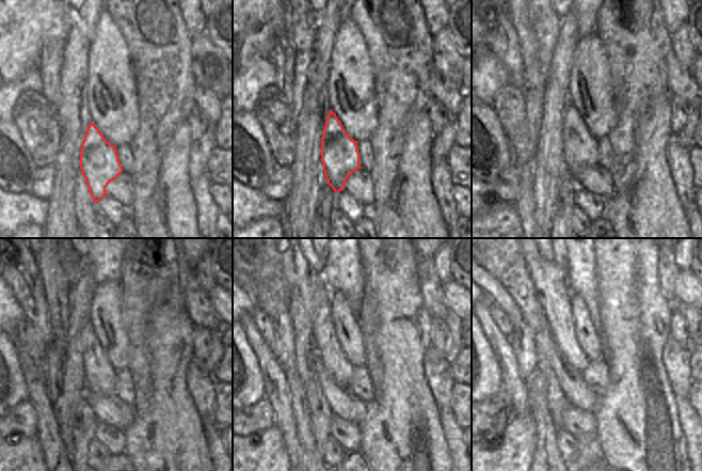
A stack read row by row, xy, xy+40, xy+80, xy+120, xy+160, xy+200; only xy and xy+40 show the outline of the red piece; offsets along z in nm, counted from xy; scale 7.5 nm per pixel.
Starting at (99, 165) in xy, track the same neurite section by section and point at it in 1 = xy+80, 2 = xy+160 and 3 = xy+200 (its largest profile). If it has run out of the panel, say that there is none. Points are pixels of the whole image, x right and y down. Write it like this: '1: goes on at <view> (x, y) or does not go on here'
1: goes on at xy+80 (579, 148)
2: goes on at xy+160 (329, 349)
3: goes on at xy+200 (554, 295)

